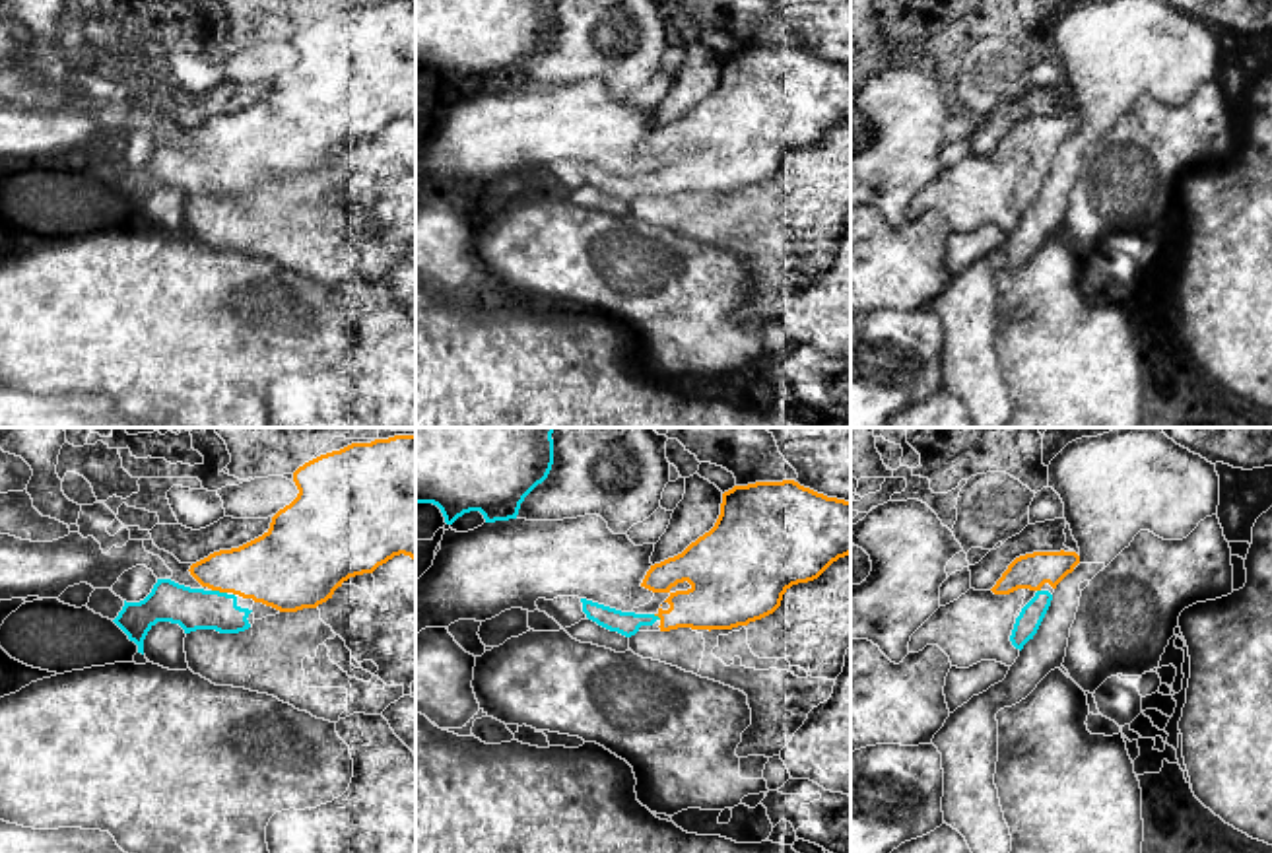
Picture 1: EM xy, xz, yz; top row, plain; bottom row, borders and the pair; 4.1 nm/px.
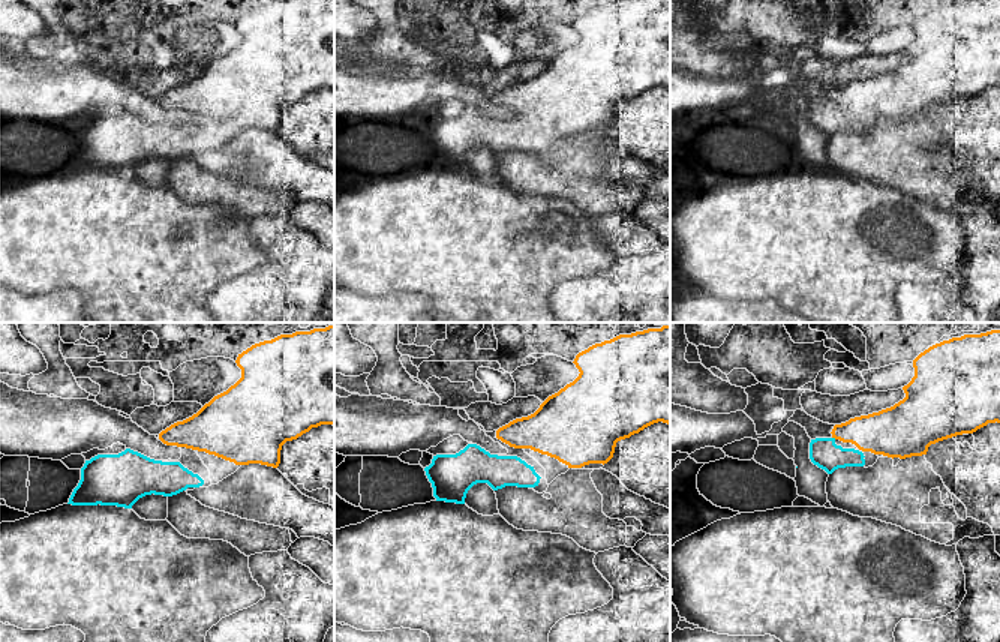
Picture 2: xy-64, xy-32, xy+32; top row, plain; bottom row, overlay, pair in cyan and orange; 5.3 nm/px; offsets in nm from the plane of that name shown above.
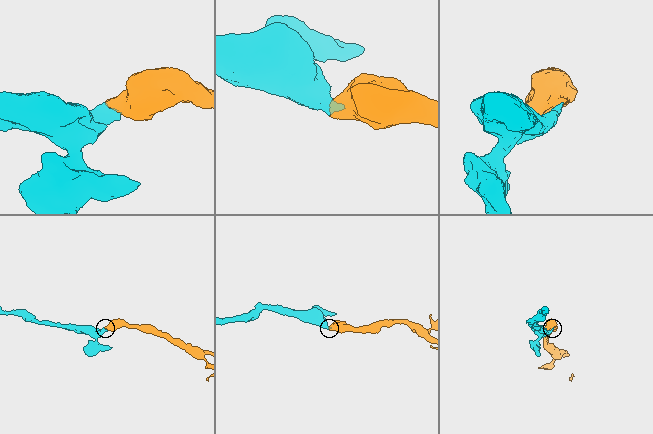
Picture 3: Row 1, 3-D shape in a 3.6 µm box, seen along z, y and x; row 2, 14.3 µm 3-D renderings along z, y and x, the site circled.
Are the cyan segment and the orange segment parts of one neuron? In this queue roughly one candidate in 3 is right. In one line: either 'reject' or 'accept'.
accept

